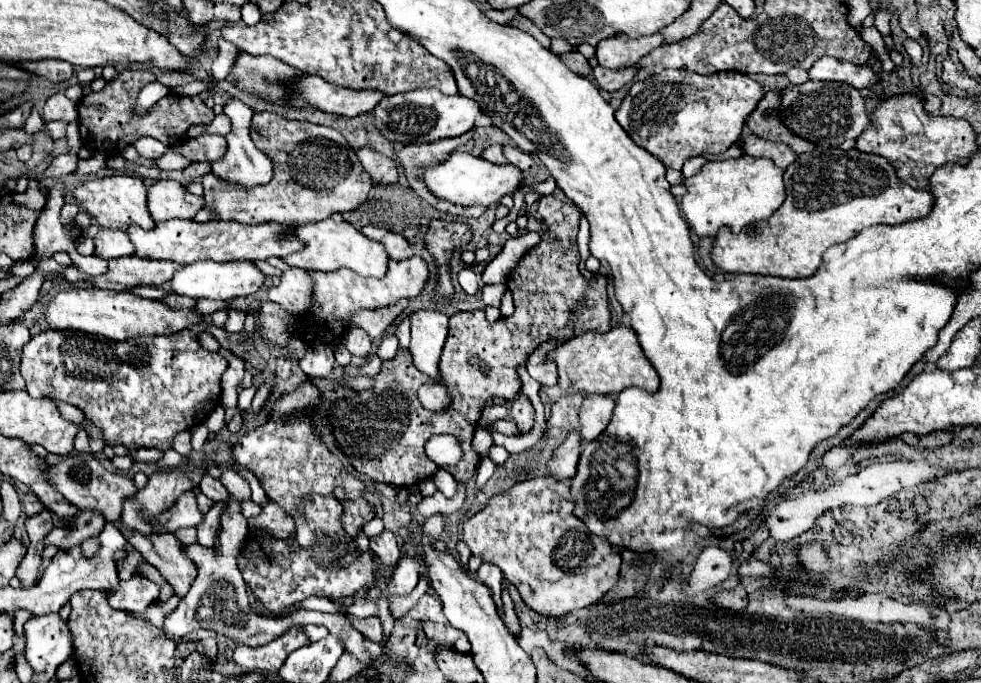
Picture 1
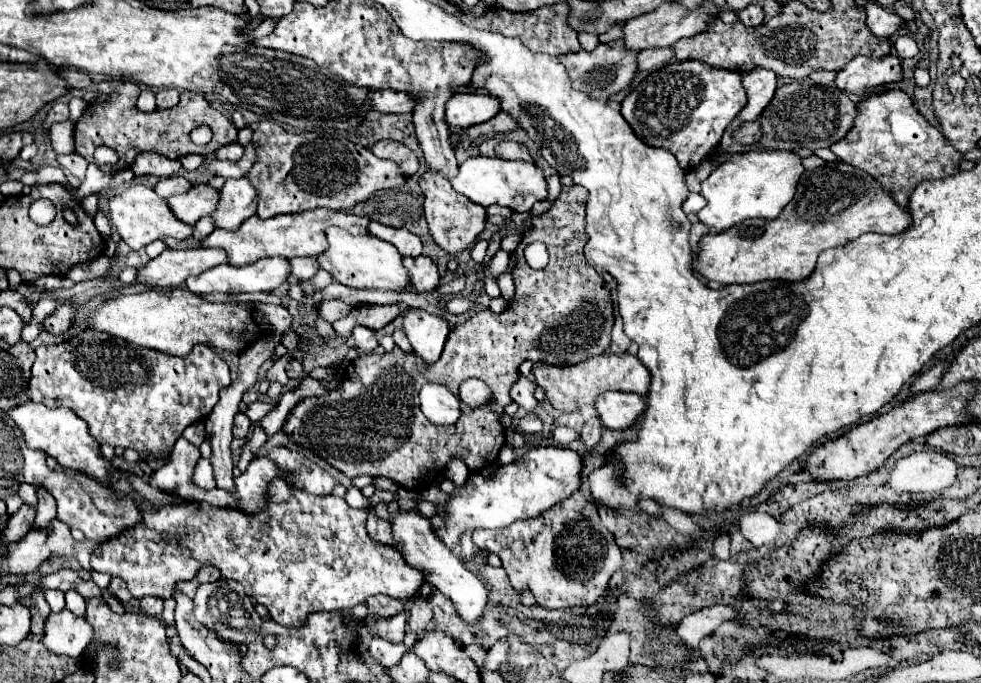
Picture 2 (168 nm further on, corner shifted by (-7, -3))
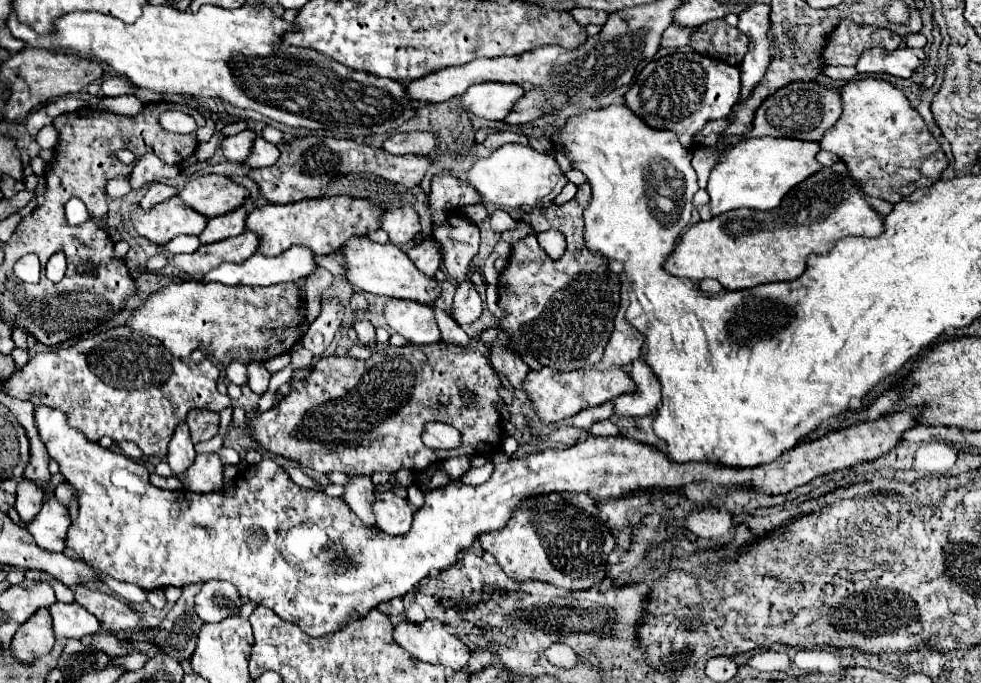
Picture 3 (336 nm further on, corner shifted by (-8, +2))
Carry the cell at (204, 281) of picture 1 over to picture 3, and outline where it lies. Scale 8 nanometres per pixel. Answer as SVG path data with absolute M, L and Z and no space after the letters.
M294 245L288 251L280 253L278 257L264 257L262 253L254 253L252 257L248 257L242 263L222 263L216 269L212 269L210 273L206 273L202 281L204 283L218 281L222 285L258 285L258 287L270 287L270 285L278 285L278 283L290 283L290 281L304 279L304 277L312 275L316 271L316 267L318 267L318 263L314 259L312 249Z

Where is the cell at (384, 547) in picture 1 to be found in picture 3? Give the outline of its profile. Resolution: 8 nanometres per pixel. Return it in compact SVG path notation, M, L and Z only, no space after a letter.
M352 475L350 481L344 485L344 493L342 493L344 501L348 503L348 507L360 517L360 521L364 521L366 525L374 525L374 513L372 513L372 499L374 499L374 485L370 481L370 477L366 475Z

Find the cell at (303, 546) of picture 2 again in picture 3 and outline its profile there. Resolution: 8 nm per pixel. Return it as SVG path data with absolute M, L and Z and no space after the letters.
M36 407L36 413L34 413L34 415L36 415L36 427L38 427L38 433L40 433L40 439L42 439L42 443L46 445L48 455L50 455L54 461L58 461L58 465L60 465L60 473L64 475L64 479L66 479L68 483L72 483L72 485L76 487L78 497L80 497L80 511L78 511L78 517L76 517L76 521L72 521L72 525L70 525L70 529L68 529L68 535L66 535L66 547L70 547L72 551L76 551L76 555L78 555L80 559L84 559L88 565L94 567L94 559L98 559L98 555L100 555L100 567L96 567L96 569L100 569L102 573L106 573L106 575L110 575L110 577L114 577L114 579L118 579L118 581L134 583L134 585L138 585L138 587L144 589L144 591L162 589L162 587L168 587L168 585L184 587L184 585L192 585L192 583L204 583L204 581L208 581L208 579L230 581L230 583L238 589L238 593L240 593L242 597L246 597L246 599L250 599L250 601L254 601L254 603L258 603L258 605L266 605L266 607L270 607L270 609L276 611L282 619L286 619L286 621L298 625L304 633L310 633L312 637L322 637L322 635L328 635L328 633L336 633L340 627L344 627L346 623L350 623L350 621L354 621L354 619L364 617L364 613L368 613L368 609L372 609L372 607L378 607L378 603L384 603L384 601L390 601L390 599L396 599L396 597L404 597L412 587L416 587L424 577L428 577L430 571L442 571L442 569L452 567L452 565L456 563L456 555L458 555L462 549L468 549L468 547L474 543L474 539L476 539L478 535L482 535L482 533L490 533L490 531L496 531L496 529L502 529L504 523L508 523L508 519L510 519L512 511L516 509L516 505L518 505L524 497L542 495L542 493L552 493L552 491L556 491L556 493L560 493L560 491L576 491L576 493L588 493L588 495L594 497L594 499L606 499L606 497L622 497L622 495L628 495L628 493L632 493L632 491L652 491L652 489L660 489L660 491L680 491L682 487L686 487L686 485L690 485L690 483L700 483L700 481L712 481L712 483L722 483L722 485L746 485L748 489L754 489L756 493L762 493L762 495L788 493L790 489L794 489L794 487L798 487L798 485L804 485L804 483L808 483L808 481L812 481L814 477L820 477L820 475L824 475L824 473L832 473L832 471L836 471L836 469L844 469L844 467L854 467L854 465L858 465L858 463L874 461L874 459L886 455L886 453L900 441L900 435L902 435L906 429L914 427L914 423L916 423L914 417L916 417L916 413L918 413L916 409L904 409L904 411L898 411L898 413L880 417L880 419L876 419L876 421L864 421L864 423L852 425L852 427L842 429L842 431L826 433L824 437L814 439L814 441L808 441L808 443L804 443L804 445L798 443L798 445L792 447L788 453L782 453L776 461L772 461L772 463L768 463L768 465L758 465L758 467L754 467L754 469L728 469L726 465L712 465L712 463L706 463L706 461L702 461L702 463L684 463L684 465L680 465L680 463L672 461L668 455L664 455L662 451L658 451L656 447L646 445L646 443L640 443L640 441L636 441L636 439L628 439L628 437L592 437L592 435L590 435L586 441L580 441L580 443L576 443L574 447L568 447L568 449L546 449L544 453L534 453L534 455L528 455L526 459L516 459L516 461L510 459L510 457L506 457L506 455L500 451L500 453L494 455L494 463L496 463L496 465L494 465L494 473L492 473L492 477L490 477L484 485L470 487L470 485L464 485L462 481L452 481L446 489L430 489L430 491L426 491L426 493L424 493L424 499L426 499L426 501L424 501L424 507L418 509L418 511L414 513L412 529L410 529L406 535L400 535L400 537L390 537L390 535L382 533L382 531L376 529L376 527L364 525L364 523L352 513L352 509L348 509L348 505L344 505L344 499L342 499L342 497L328 497L326 493L298 487L296 483L292 483L292 479L288 477L288 473L286 473L278 463L274 463L272 459L262 459L260 463L256 463L256 465L248 465L246 469L242 469L242 473L234 479L234 491L232 491L232 493L226 493L226 491L192 493L192 491L184 491L184 489L178 489L178 491L164 491L164 489L158 489L158 487L154 487L154 485L150 483L150 479L148 479L148 469L146 469L142 463L138 463L138 461L134 461L134 459L130 459L130 457L126 457L126 455L122 455L122 453L116 453L116 451L110 451L110 449L102 449L98 443L90 443L90 441L86 441L84 435L82 435L80 431L72 429L72 427L66 423L66 417L64 417L62 411L58 411L58 409L50 409L50 407Z

